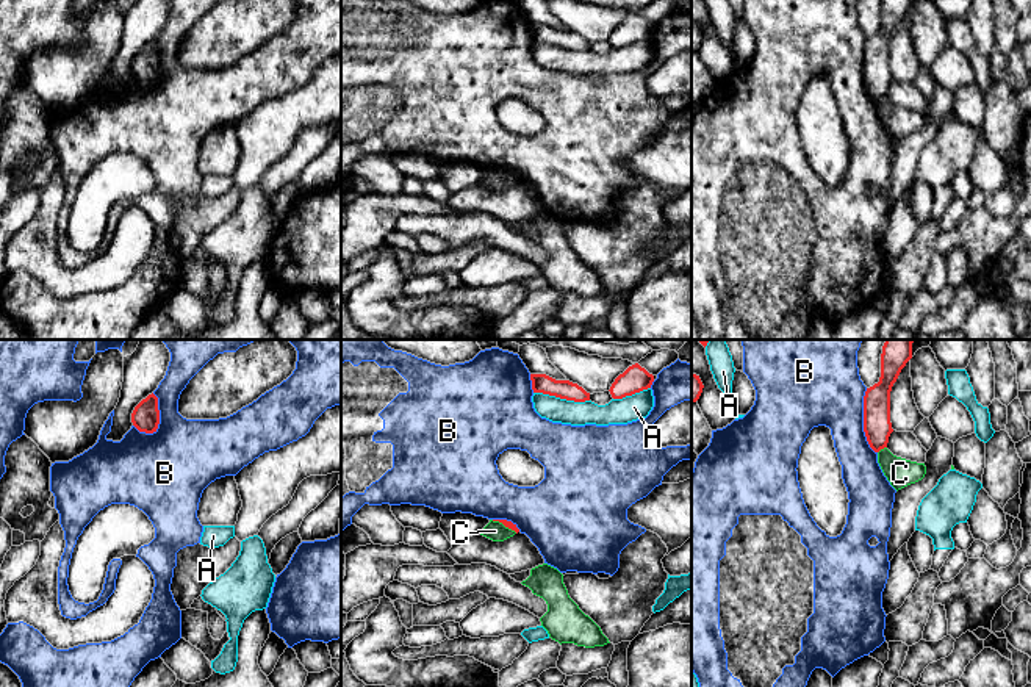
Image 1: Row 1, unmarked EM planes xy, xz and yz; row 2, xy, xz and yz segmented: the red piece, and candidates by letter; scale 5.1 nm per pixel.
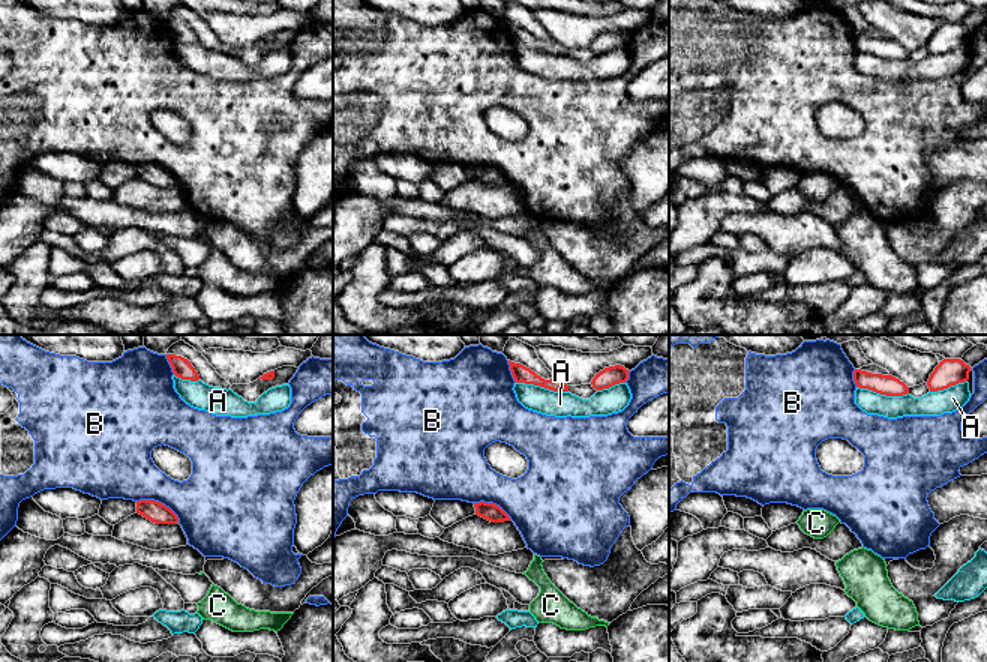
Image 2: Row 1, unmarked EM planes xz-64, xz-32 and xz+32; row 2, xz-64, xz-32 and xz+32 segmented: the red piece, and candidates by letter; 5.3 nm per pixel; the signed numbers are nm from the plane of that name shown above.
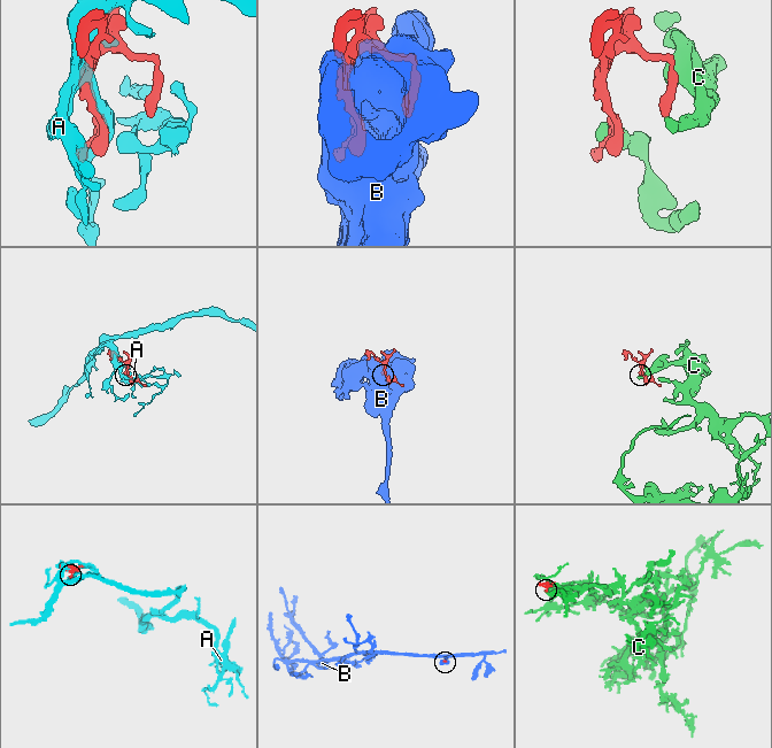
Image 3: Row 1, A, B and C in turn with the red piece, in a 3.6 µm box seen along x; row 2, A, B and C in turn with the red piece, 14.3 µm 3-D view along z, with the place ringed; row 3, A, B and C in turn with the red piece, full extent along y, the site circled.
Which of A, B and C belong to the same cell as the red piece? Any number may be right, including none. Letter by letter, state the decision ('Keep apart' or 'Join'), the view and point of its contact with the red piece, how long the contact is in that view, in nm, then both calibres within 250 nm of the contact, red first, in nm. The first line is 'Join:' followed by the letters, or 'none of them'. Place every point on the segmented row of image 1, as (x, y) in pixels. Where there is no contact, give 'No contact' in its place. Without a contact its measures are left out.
Join: none of them
A: Keep apart. Touches red at xz (562, 398). Shared border 300 nm. Thickness 100 nm (red) against 130 nm
B: Keep apart. Touches red at yz (864, 421). Shared border 340 nm. Thickness 140 nm (red) against 360 nm
C: Keep apart. Touches red at yz (881, 448). Shared border 60 nm. Thickness 140 nm (red) against 150 nm

